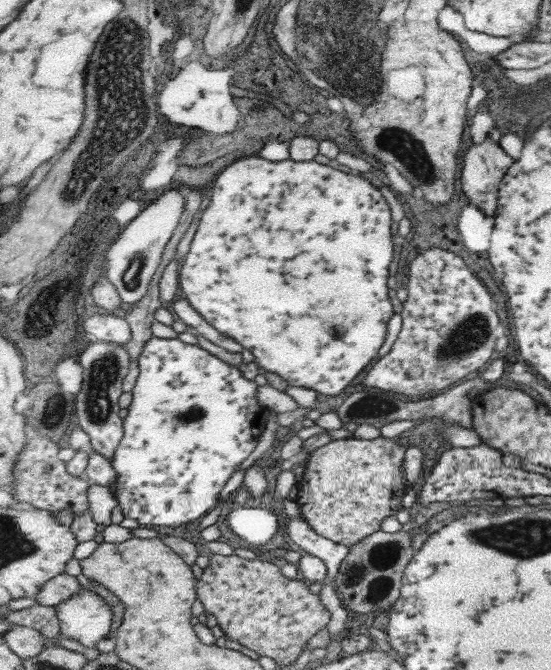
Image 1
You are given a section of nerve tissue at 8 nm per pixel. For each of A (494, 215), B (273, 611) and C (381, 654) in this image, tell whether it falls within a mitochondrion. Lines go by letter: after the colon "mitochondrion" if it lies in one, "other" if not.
A: other
B: other
C: other

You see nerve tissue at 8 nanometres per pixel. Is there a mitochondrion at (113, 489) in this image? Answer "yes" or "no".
no

